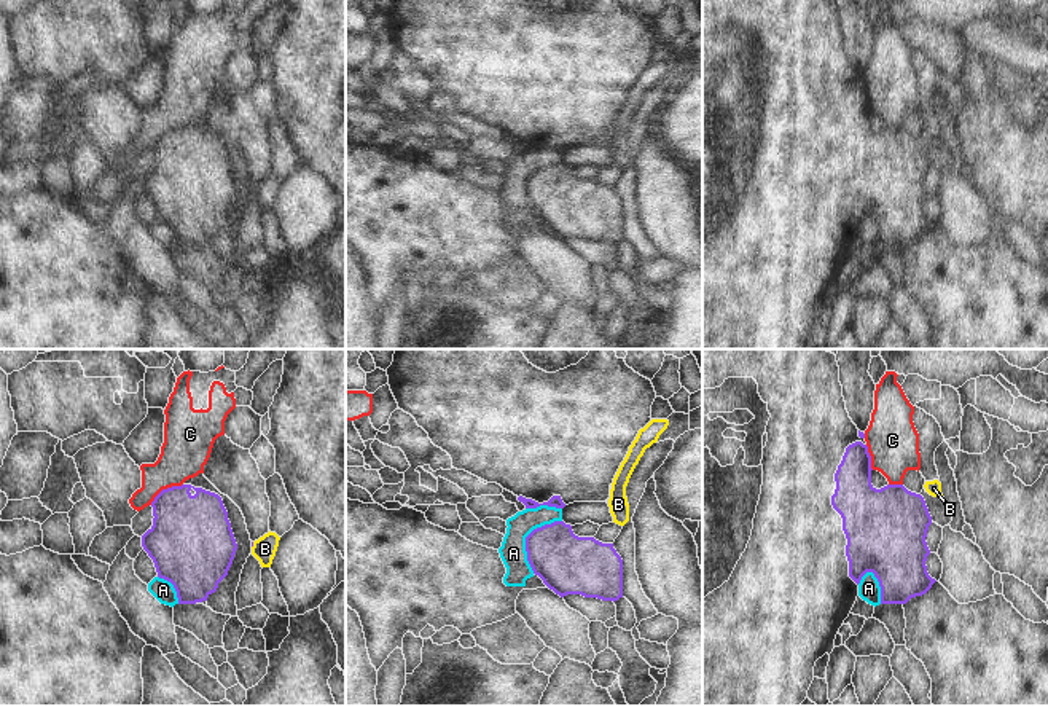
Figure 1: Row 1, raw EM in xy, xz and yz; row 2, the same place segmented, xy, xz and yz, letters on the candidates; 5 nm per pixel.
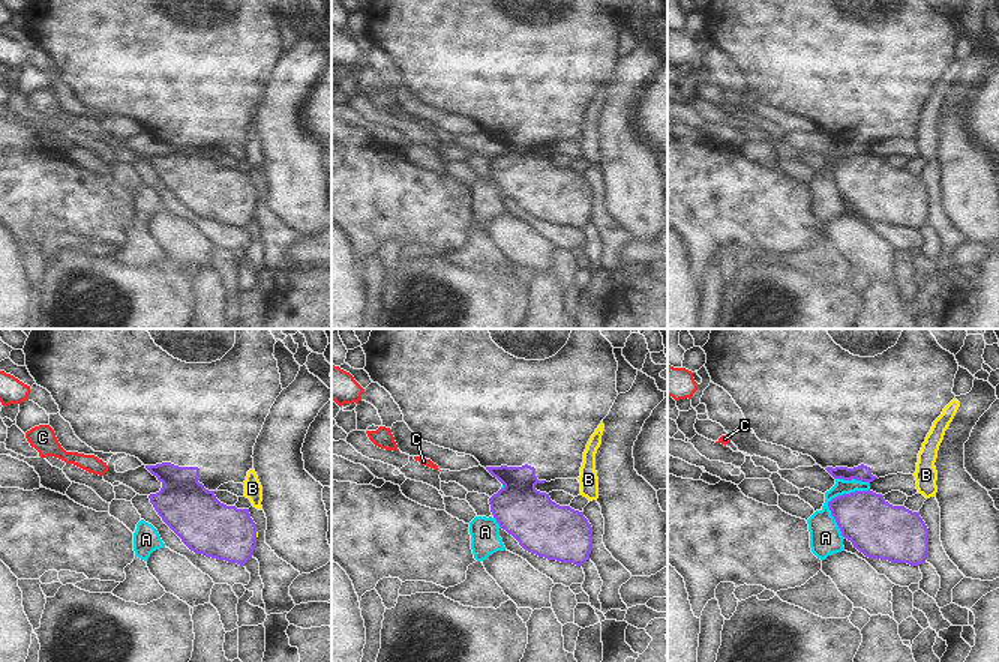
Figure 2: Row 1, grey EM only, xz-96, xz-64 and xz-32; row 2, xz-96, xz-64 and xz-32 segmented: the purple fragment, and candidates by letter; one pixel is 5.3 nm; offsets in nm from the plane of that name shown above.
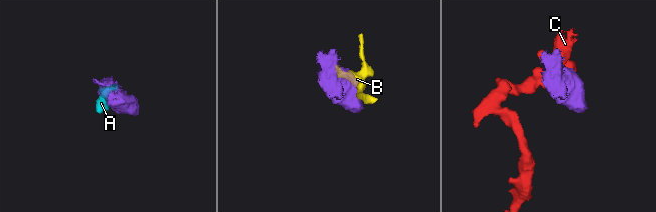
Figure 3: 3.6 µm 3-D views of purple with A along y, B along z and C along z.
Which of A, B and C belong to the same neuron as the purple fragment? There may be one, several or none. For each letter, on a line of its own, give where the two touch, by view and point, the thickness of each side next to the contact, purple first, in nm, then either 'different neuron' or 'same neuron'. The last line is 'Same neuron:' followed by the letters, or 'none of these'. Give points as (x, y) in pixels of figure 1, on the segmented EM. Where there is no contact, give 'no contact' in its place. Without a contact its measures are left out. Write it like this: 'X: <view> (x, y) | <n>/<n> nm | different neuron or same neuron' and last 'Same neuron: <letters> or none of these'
A: xz (526, 537) | 300/130 nm | different neuron
B: xy (252, 545) | 20/120 nm | different neuron
C: xy (164, 490) | 380/240 nm | different neuron
Same neuron: none of these

